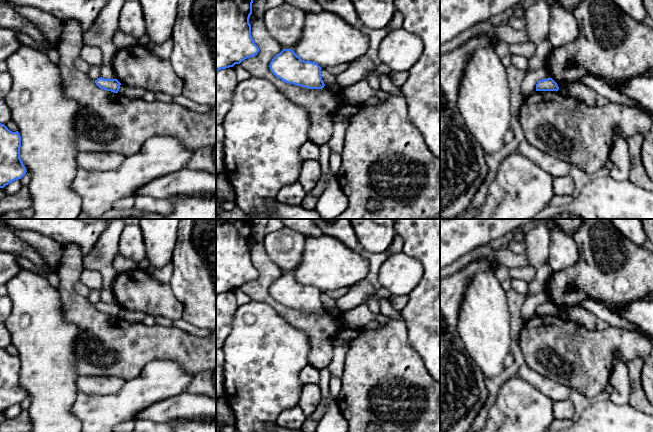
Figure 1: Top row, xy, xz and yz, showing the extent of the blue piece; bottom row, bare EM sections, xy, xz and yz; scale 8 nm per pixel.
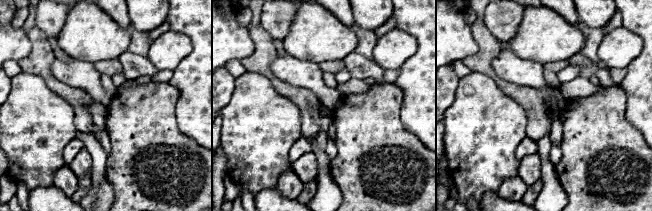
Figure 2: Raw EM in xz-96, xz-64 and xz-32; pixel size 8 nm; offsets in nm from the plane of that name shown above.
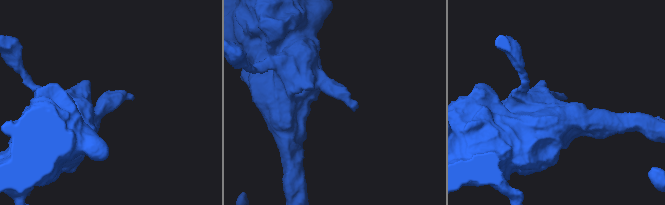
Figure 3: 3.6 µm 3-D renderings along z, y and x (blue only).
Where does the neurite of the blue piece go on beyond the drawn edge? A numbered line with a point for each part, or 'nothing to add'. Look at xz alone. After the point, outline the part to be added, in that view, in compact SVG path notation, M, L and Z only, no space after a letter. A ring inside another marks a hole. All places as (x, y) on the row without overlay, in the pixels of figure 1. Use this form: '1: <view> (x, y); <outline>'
nothing to add

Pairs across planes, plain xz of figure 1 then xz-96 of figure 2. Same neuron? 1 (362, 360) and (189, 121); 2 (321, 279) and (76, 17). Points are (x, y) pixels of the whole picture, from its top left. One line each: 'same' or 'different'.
1: different
2: same

